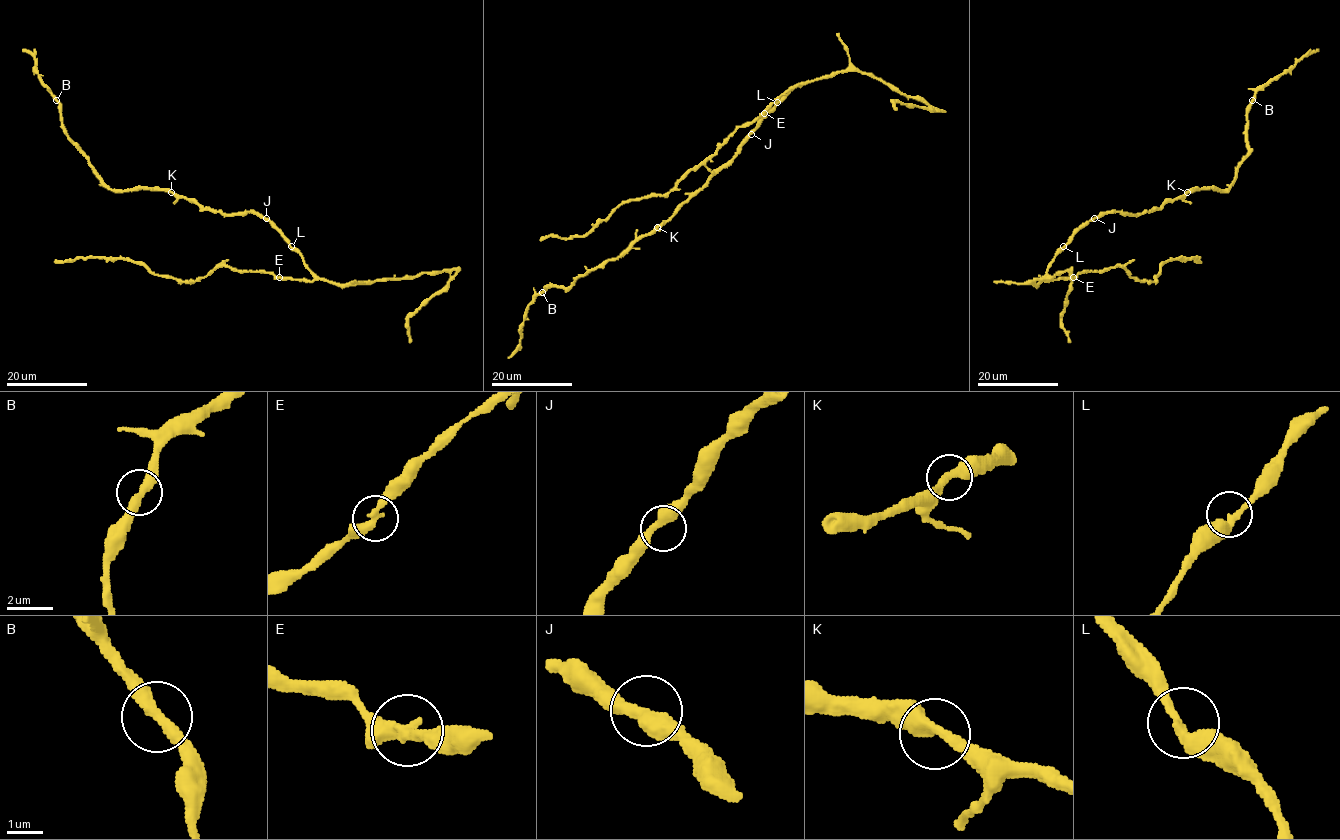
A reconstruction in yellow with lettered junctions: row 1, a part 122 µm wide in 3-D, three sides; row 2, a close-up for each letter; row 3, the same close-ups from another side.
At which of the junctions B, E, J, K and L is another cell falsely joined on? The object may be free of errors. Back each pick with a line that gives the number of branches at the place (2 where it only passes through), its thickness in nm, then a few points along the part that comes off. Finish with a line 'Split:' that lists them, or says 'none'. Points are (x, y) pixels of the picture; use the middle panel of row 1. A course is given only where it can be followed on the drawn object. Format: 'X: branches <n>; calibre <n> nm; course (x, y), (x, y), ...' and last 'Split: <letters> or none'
Split: none

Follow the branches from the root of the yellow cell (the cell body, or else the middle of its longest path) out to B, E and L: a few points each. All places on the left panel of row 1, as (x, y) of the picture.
B: (265, 218), (251, 212), (221, 214), (204, 210), (195, 203), (165, 190), (111, 189), (68, 138), (56, 100)
E: (265, 218), (300, 255), (315, 278), (303, 281), (279, 277)
L: (265, 218), (291, 246)

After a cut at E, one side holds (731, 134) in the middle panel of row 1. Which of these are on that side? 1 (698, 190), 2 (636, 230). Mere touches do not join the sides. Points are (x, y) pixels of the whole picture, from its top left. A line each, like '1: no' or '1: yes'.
1: no
2: no

